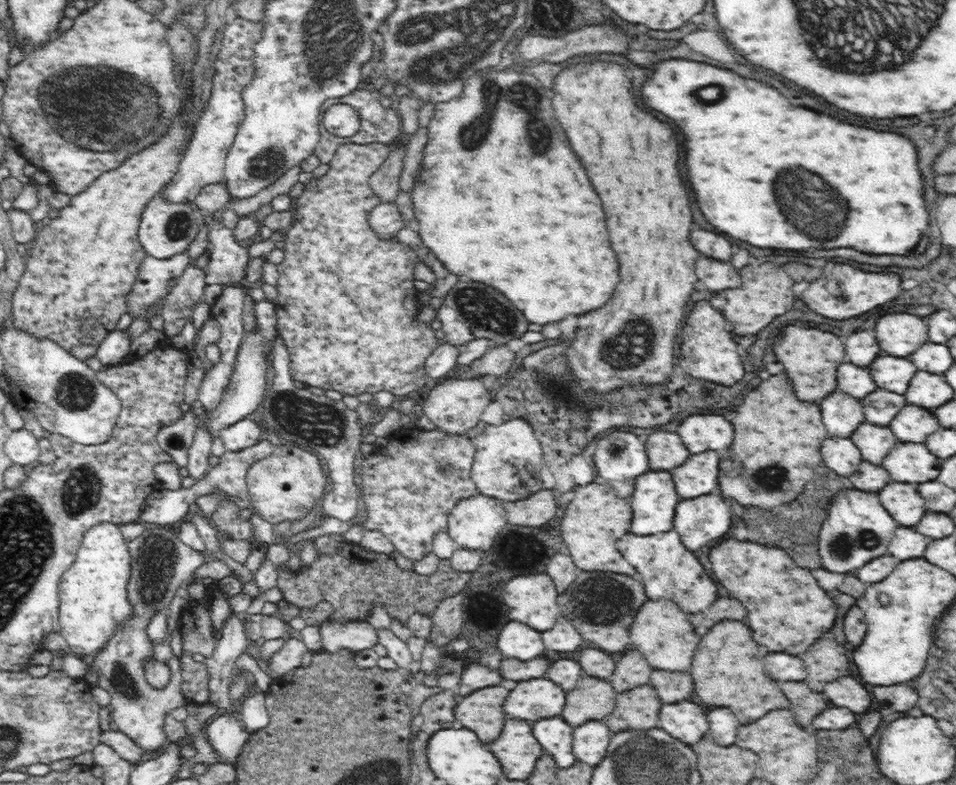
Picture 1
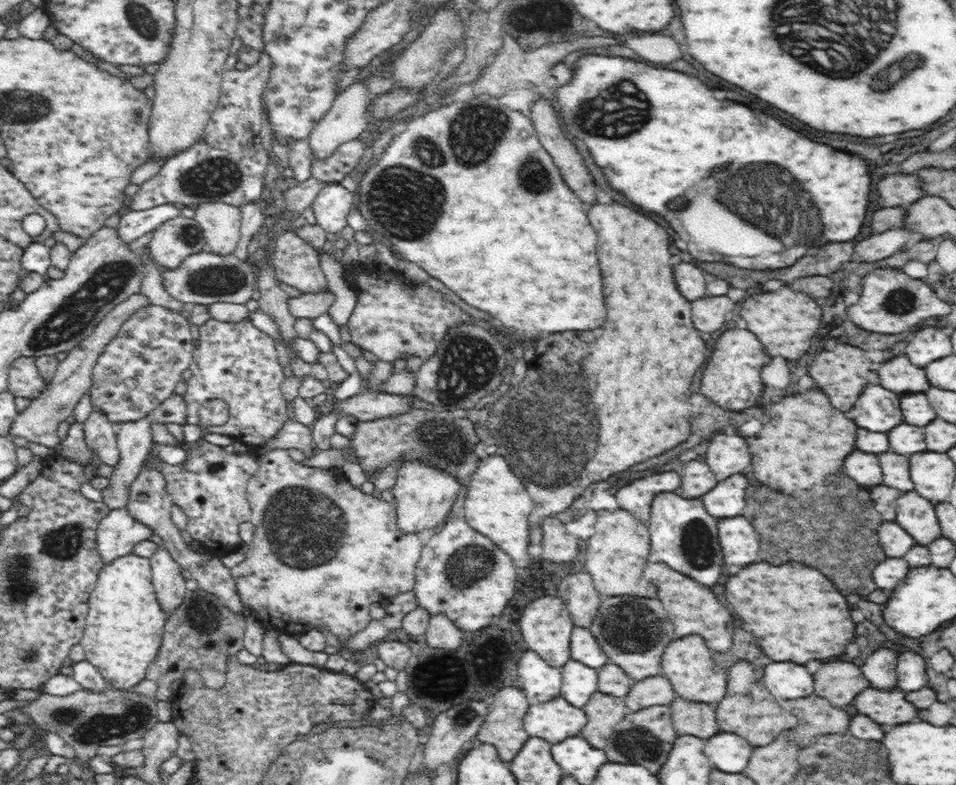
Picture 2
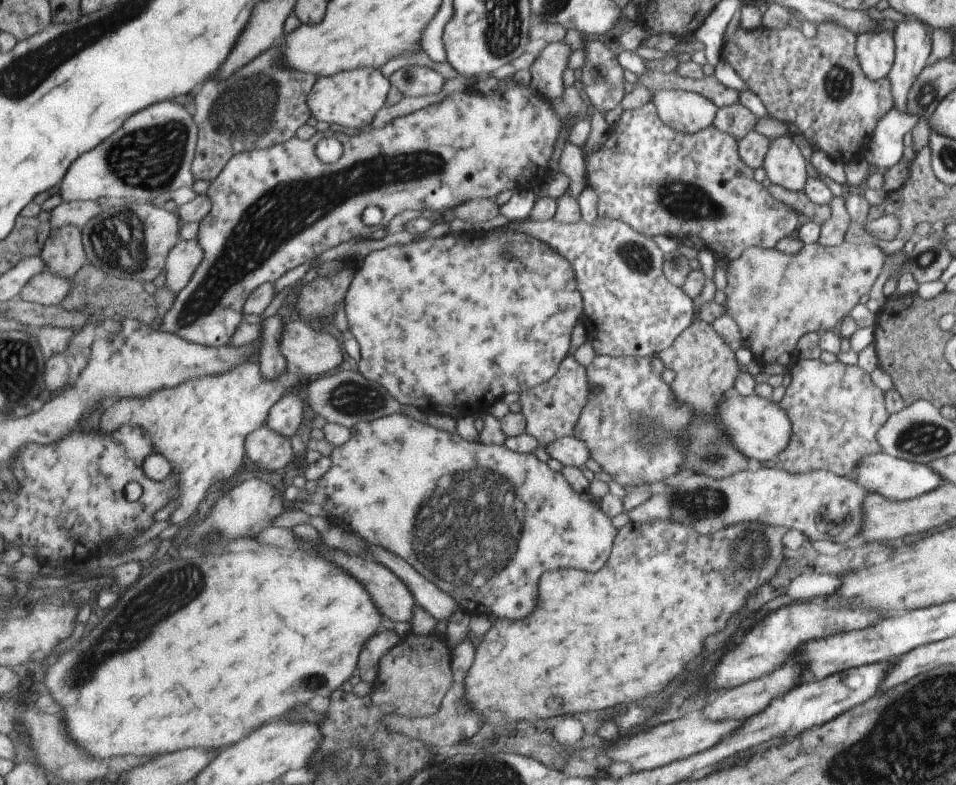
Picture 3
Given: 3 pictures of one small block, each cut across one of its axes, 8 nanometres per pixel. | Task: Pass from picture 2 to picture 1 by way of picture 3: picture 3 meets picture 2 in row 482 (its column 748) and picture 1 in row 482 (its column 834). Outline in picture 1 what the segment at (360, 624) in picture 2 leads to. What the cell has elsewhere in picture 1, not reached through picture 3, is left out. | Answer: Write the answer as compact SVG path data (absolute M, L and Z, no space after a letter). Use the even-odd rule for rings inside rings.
M284 443L278 456L268 456L254 462L246 474L247 492L251 508L258 510L264 520L274 525L283 521L300 521L308 510L325 496L326 476L314 454L297 444Z

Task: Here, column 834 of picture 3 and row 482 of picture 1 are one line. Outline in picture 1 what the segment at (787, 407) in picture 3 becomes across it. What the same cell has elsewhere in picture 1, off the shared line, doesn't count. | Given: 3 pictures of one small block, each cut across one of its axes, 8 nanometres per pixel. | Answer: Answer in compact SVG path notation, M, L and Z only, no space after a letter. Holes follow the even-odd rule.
M404 426L386 437L386 448L380 448L372 457L360 458L357 471L362 477L361 492L367 509L365 522L350 527L342 536L344 542L361 544L365 532L379 531L388 538L402 556L408 560L420 560L424 554L432 552L432 536L438 531L446 531L448 518L459 500L478 494L471 478L471 464L475 458L475 448L466 435L445 434L440 429L426 431L418 426Z

